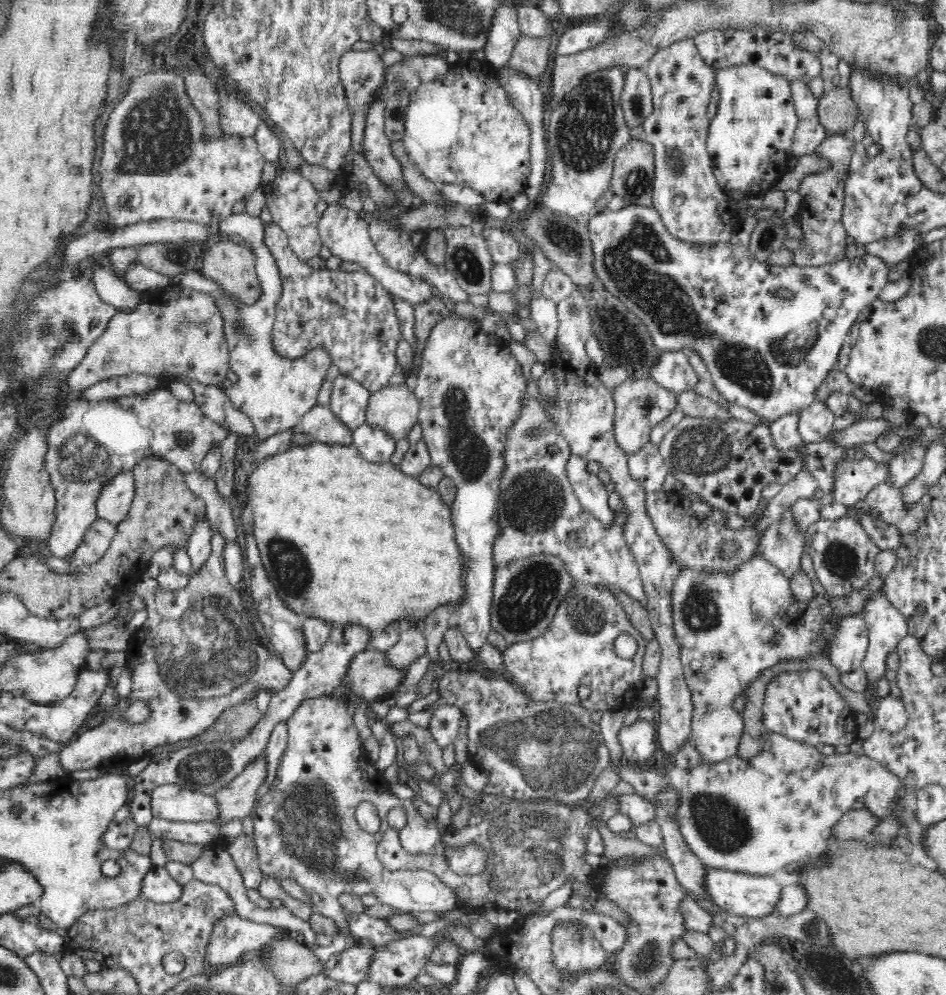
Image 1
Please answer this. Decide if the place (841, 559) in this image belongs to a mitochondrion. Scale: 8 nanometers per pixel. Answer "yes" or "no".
yes

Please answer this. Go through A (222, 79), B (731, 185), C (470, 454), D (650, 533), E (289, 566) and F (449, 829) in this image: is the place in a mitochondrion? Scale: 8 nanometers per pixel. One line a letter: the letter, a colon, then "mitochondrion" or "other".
A: other
B: other
C: mitochondrion
D: other
E: mitochondrion
F: other

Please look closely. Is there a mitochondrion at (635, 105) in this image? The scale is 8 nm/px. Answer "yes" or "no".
yes

